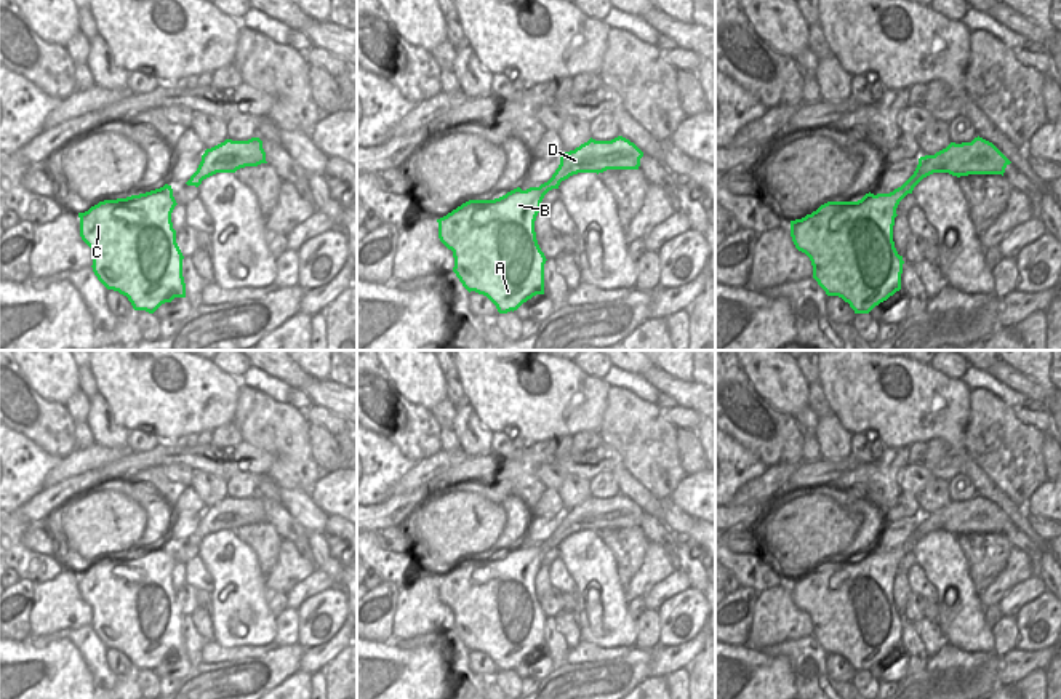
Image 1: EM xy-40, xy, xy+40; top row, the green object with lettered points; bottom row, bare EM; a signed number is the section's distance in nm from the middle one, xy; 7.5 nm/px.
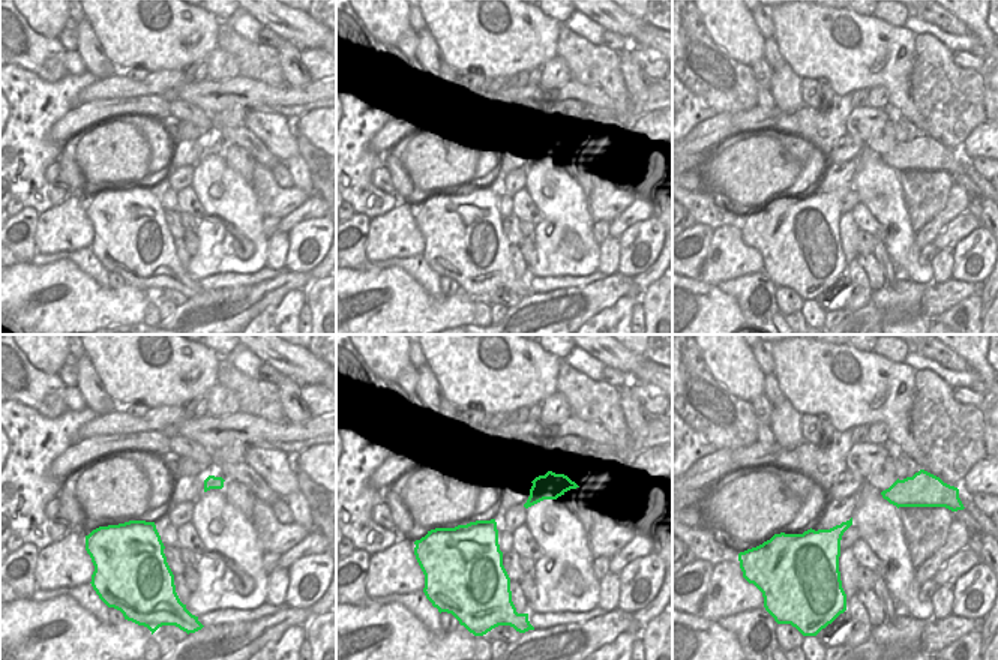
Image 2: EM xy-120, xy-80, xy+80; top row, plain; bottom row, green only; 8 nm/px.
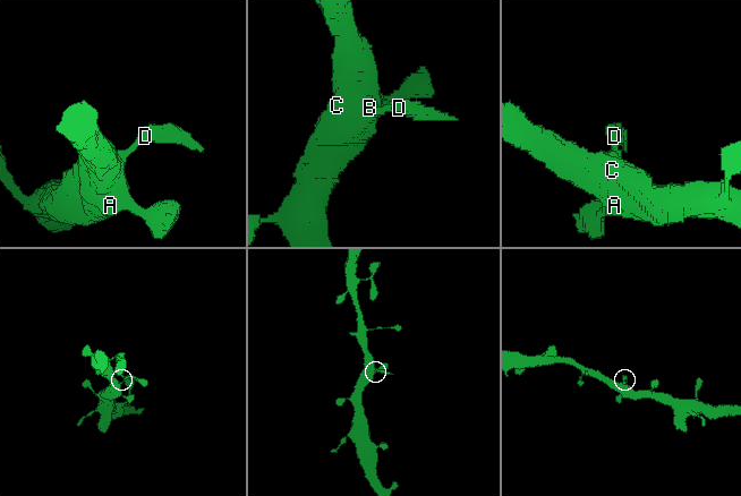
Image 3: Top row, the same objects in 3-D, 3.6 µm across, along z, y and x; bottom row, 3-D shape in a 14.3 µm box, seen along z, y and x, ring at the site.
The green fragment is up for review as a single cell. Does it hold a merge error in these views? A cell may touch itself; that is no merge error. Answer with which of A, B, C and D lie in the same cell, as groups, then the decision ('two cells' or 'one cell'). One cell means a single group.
A B C / D; two cells

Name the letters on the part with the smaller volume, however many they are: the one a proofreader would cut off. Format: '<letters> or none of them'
D.

